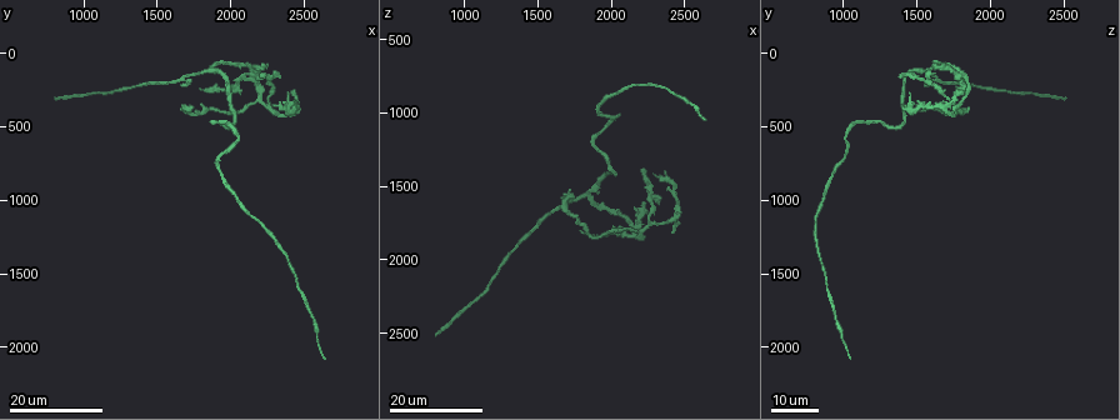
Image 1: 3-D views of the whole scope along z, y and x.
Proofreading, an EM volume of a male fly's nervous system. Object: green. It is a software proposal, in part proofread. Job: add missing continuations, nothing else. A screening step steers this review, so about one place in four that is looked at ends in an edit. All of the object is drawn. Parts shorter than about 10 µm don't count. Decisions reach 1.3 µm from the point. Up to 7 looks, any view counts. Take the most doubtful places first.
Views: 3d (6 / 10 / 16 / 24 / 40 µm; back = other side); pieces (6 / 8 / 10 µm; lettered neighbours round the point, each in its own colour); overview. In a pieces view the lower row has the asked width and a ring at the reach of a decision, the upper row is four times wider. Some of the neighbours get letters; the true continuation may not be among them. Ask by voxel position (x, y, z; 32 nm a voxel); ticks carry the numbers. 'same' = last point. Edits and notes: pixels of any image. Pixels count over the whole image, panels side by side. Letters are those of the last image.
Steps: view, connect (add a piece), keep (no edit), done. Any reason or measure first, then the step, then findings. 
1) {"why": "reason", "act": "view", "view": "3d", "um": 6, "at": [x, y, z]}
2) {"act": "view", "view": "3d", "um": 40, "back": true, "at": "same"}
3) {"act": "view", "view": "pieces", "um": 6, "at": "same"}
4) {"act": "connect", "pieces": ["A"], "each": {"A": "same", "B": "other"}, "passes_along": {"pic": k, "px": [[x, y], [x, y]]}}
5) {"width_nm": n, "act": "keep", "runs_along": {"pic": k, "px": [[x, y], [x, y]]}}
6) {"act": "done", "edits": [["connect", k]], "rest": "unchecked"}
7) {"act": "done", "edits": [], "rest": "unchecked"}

{"act": "view", "view": "3d", "um": 24, "at": [820, 300, 2520]}

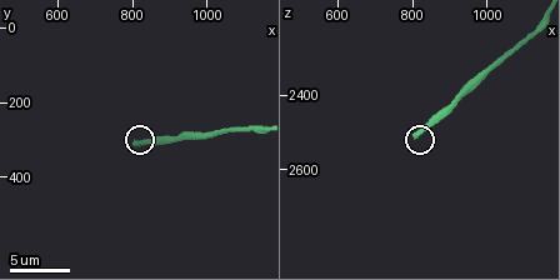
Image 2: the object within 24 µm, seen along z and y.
{"act": "view", "view": "pieces", "um": 10, "at": [800, 310, 2510]}

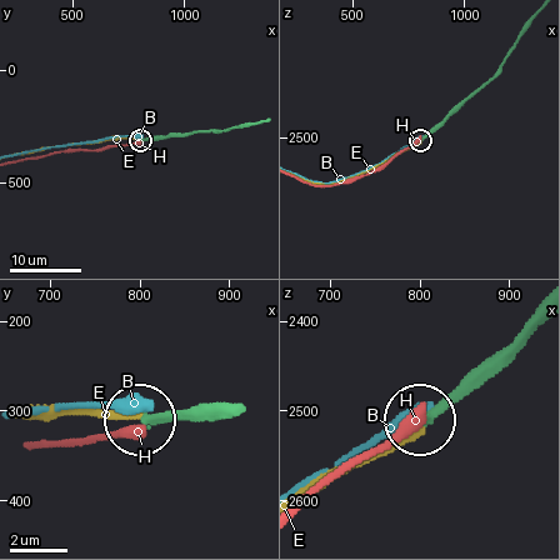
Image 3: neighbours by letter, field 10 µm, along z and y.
{"act": "keep", "each": {"B": "other", "E": "other", "H": "other"}, "runs_along": {"pic": 3, "px": [[516, 44], [499, 70], [421, 139]]}, "found": "no lettered piece goes on from it"}

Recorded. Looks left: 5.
{"why": "tapers out", "act": "view", "view": "3d", "um": 24, "at": [2620, 2080, 1060]}

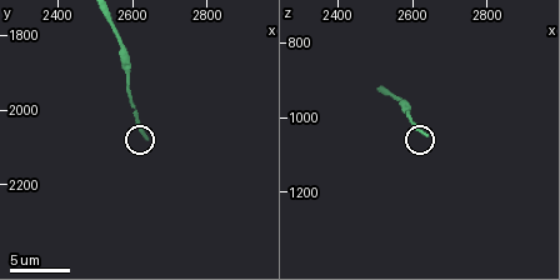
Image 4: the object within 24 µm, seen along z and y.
{"act": "view", "view": "pieces", "um": 10, "at": [2640, 2080, 1050]}

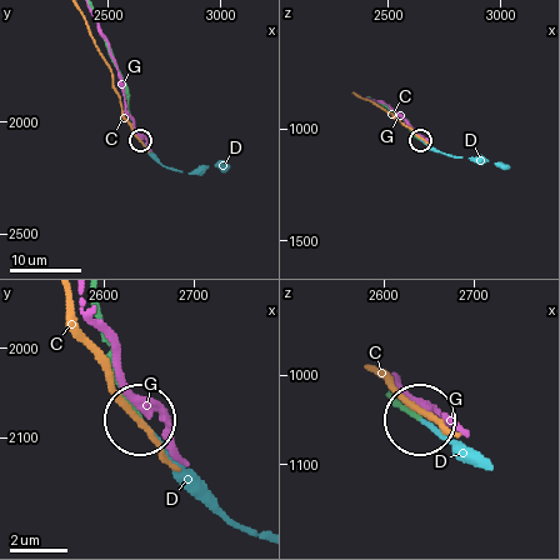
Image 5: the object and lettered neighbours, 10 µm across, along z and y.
{"act": "connect", "pieces": ["D"], "each": {"C": "other", "D": "same", "G": "other"}, "found": "it goes on there"}

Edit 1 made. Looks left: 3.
{"why": "stops while still wide", "act": "view", "view": "3d", "um": 24, "at": [2420, 260, 1800]}

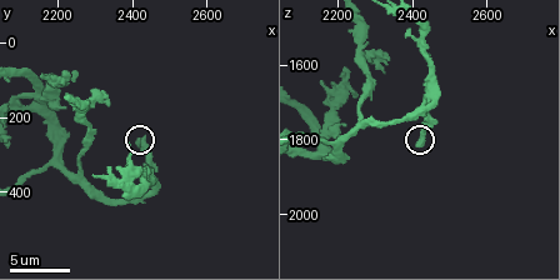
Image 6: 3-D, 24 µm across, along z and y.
{"act": "view", "view": "3d", "um": 6, "at": [2420, 270, 1800]}

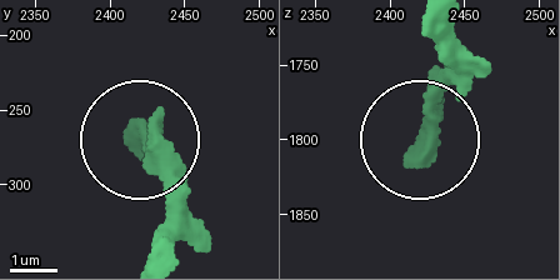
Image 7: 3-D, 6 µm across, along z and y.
{"act": "view", "view": "pieces", "um": 10, "at": [2416, 268, 1810]}

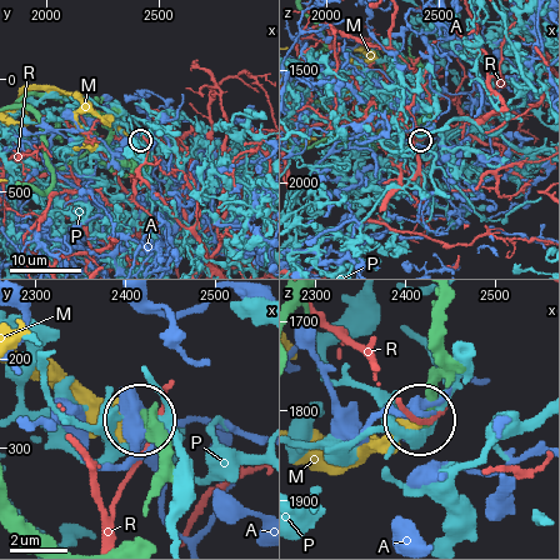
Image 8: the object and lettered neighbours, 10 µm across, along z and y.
{"width_nm": 410, "act": "keep", "each": {"A": "other", "M": "other", "P": "other", "R": "other"}, "runs_along": {"pic": 8, "px": [[165, 475], [163, 454], [139, 420]]}, "found": "none of them fits"}

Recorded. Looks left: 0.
{"act": "done", "edits": [["connect", 5]], "rest": "unchecked"}

